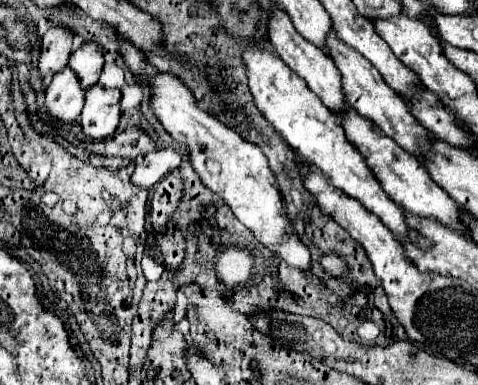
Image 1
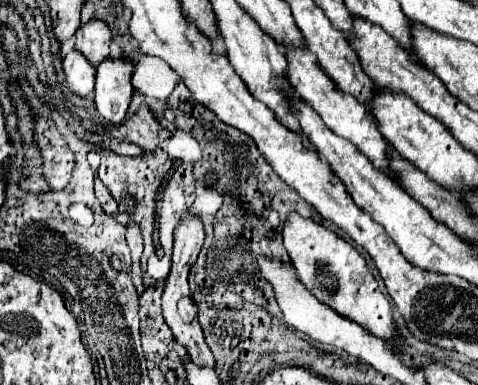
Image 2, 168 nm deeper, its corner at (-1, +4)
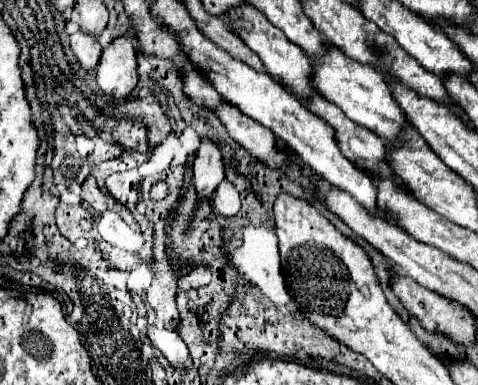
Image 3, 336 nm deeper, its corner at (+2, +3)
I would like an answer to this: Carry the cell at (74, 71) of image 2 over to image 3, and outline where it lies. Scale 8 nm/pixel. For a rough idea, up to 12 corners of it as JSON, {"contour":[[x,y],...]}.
{"contour":[[76,31],[70,49],[82,69],[94,71],[102,53],[98,39]]}

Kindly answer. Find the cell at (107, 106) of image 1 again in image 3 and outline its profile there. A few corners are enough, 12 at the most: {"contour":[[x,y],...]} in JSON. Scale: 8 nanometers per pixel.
{"contour":[[114,39],[100,55],[96,81],[114,101],[138,83],[136,47]]}

